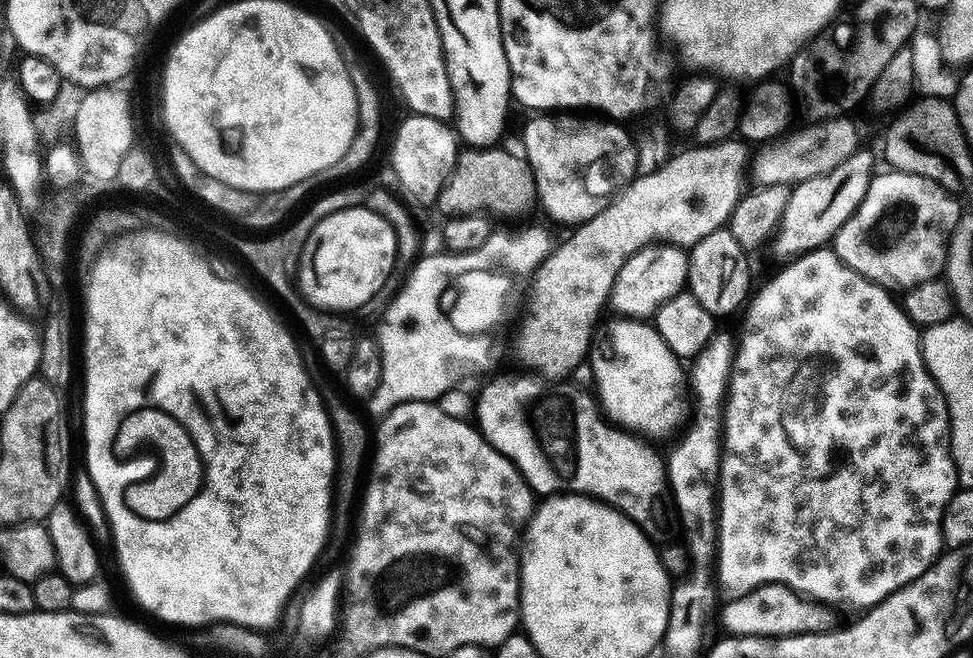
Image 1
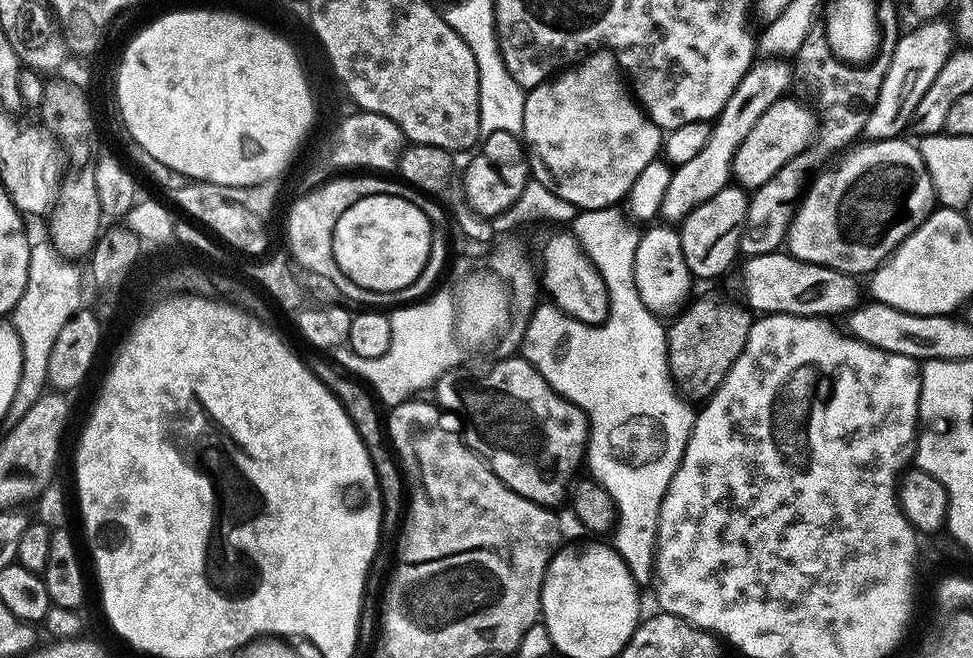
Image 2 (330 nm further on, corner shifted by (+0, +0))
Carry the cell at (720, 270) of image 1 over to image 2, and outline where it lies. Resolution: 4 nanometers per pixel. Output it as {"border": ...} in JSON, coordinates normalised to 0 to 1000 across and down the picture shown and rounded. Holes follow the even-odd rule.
{"border":[[[760,283],[738,289],[734,301],[726,301],[698,342],[699,372],[705,404],[712,421],[732,426],[740,419],[756,392],[763,377],[763,354],[768,337],[770,293]]]}

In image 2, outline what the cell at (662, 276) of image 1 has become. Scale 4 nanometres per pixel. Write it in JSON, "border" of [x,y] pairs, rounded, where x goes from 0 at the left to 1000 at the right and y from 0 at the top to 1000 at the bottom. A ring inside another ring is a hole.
{"border":[[[785,96],[789,97],[781,100],[779,97],[770,105],[763,119],[763,125],[758,125],[754,143],[746,155],[746,161],[735,184],[734,193],[728,205],[726,222],[721,222],[721,228],[717,228],[717,234],[713,234],[713,240],[709,240],[709,246],[698,251],[692,260],[689,280],[680,296],[676,324],[677,333],[682,333],[679,336],[691,343],[698,342],[718,310],[726,307],[726,301],[734,301],[734,295],[738,295],[738,289],[749,284],[752,236],[755,234],[763,210],[773,195],[778,179],[797,152],[803,150],[812,134],[813,111],[809,96]]]}

